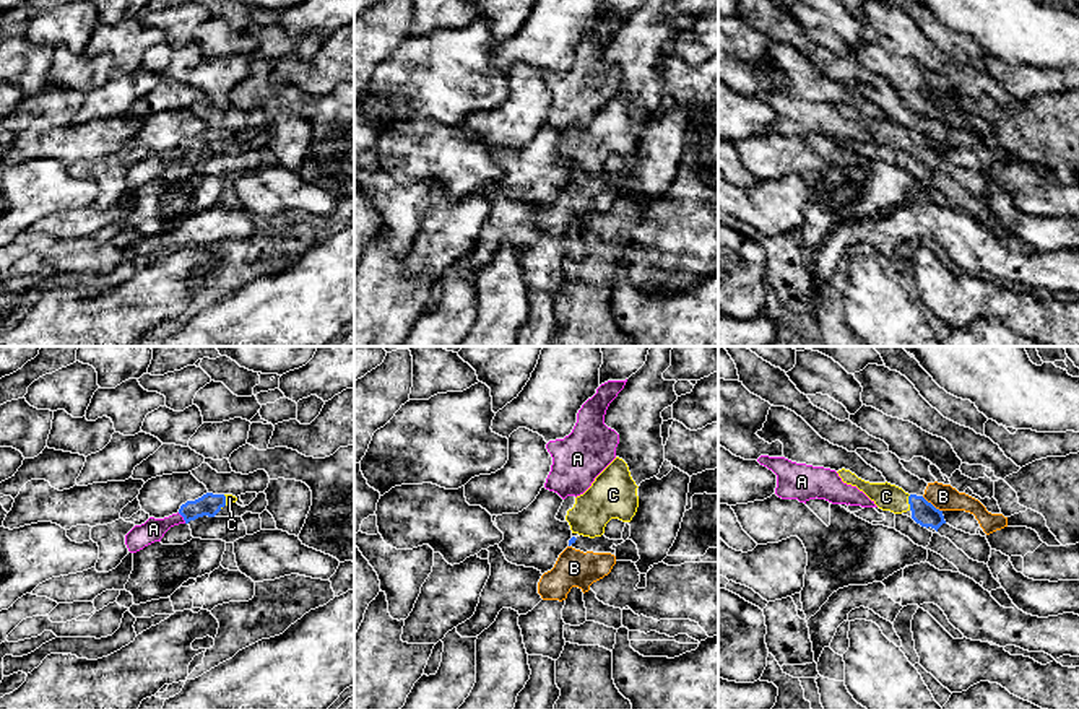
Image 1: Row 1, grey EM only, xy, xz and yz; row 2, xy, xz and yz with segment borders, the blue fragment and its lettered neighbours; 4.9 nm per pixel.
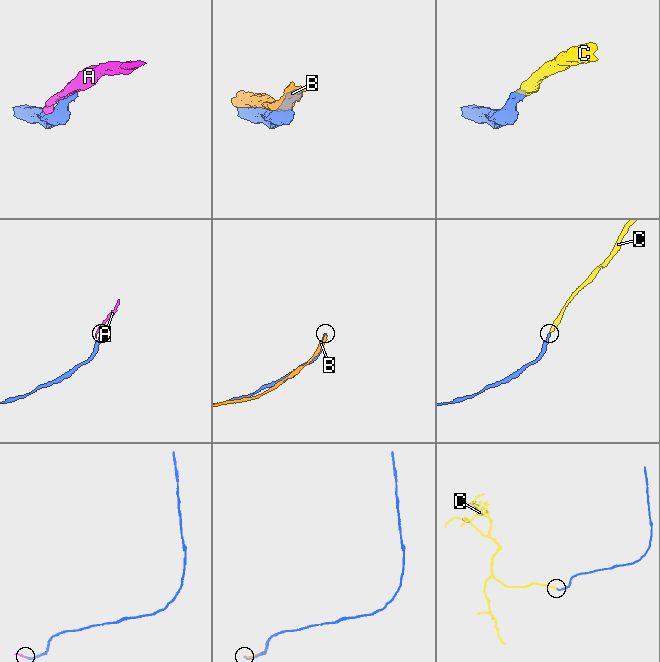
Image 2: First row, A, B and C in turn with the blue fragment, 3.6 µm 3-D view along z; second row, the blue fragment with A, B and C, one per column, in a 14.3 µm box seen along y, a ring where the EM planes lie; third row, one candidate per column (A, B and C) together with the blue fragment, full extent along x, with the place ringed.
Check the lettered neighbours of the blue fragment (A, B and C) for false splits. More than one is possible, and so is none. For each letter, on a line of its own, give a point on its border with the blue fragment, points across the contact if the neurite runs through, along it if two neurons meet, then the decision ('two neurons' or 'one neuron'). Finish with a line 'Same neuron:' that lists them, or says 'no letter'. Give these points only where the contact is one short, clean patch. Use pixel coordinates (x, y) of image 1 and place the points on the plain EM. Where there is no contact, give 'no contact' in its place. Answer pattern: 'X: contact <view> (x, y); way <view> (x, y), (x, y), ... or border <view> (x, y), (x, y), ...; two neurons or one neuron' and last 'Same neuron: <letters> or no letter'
A: contact xy (182, 152); border xy (177, 148), (186, 158); two neurons
B: contact yz (930, 139); two neurons
C: contact yz (909, 139); way yz (923, 148), (909, 139), (886, 132); one neuron
Same neuron: C

